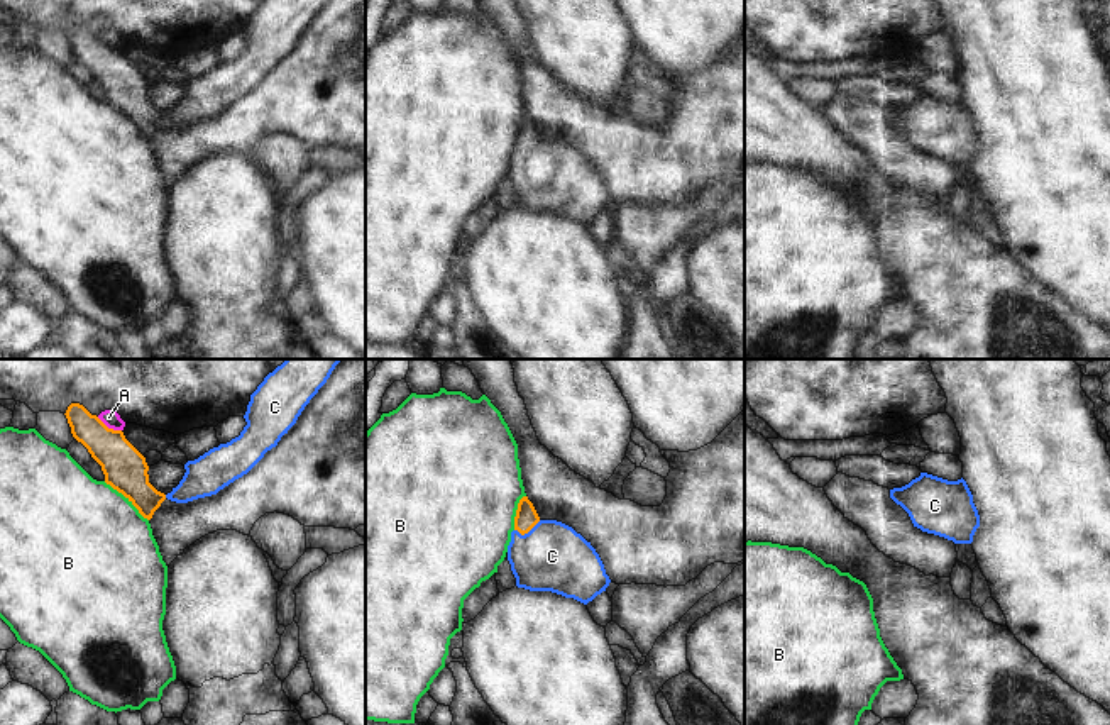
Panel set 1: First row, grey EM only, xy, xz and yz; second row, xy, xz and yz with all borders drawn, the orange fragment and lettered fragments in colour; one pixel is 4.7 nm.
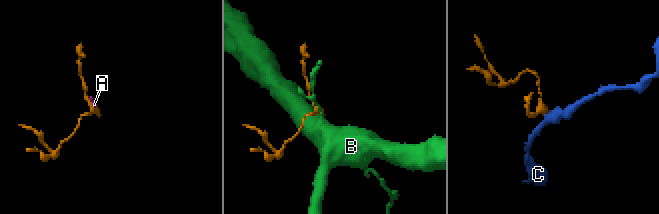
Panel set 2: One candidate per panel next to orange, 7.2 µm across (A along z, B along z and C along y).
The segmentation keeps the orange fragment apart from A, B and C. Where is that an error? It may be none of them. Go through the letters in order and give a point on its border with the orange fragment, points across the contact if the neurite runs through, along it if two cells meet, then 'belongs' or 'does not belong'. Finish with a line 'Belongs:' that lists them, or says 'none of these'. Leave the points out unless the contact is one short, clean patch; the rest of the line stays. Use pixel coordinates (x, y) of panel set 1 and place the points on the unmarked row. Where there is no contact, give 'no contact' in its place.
A: meets orange in xy at (107, 48); does not belong
B: meets orange in xy at (126, 117); border along xy (104, 102), (115, 109), (148, 141); does not belong
C: meets orange in xz at (527, 153); runs through xz (527, 138), (527, 153), (552, 177); belongs
Belongs: C

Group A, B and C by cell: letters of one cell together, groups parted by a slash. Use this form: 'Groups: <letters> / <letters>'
Groups: A / B / C.

